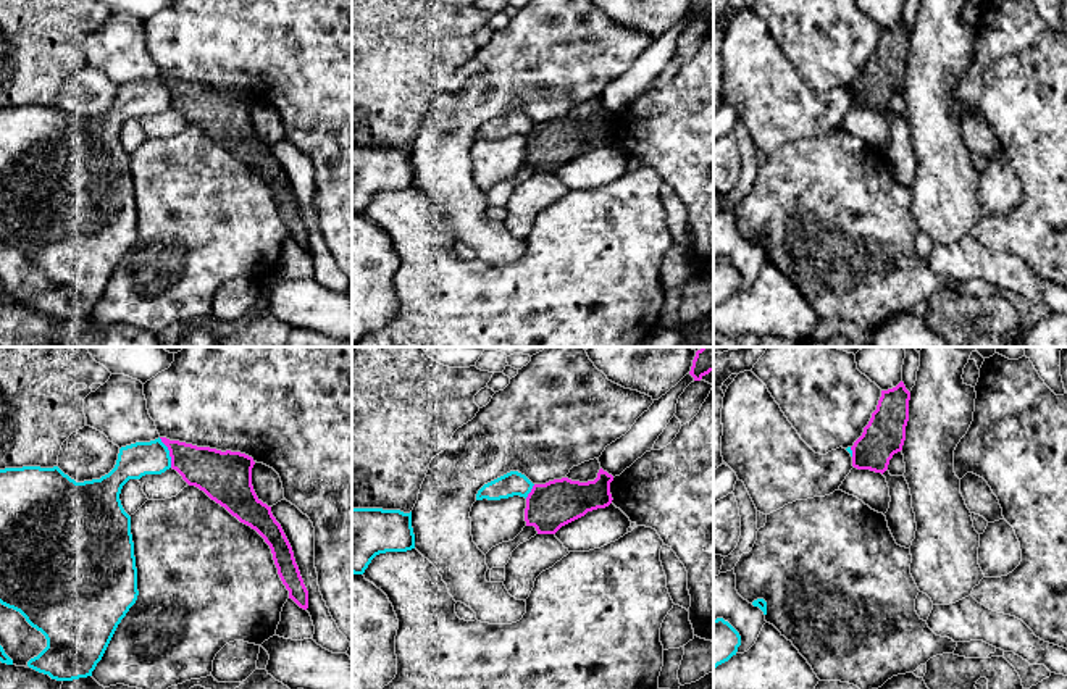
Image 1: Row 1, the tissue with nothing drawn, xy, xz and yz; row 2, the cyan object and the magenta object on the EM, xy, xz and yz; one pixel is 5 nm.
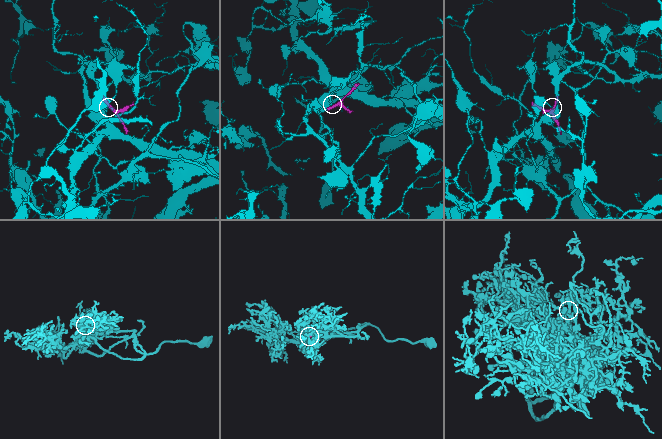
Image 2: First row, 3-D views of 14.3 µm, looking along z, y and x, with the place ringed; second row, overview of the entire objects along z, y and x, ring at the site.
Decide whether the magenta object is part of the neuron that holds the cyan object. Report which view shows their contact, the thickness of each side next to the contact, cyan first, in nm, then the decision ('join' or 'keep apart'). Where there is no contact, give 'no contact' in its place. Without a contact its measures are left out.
xy | 170/220 nm | keep apart

